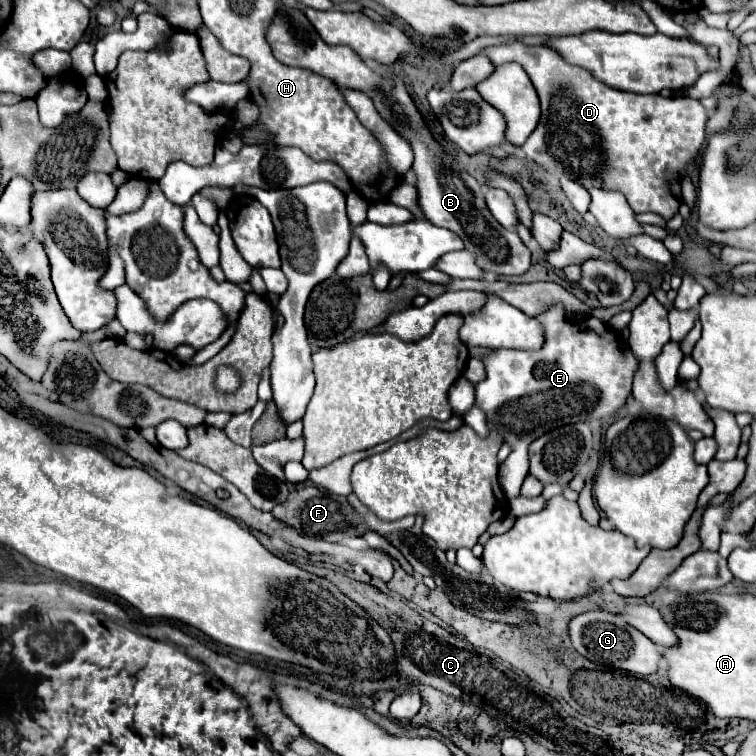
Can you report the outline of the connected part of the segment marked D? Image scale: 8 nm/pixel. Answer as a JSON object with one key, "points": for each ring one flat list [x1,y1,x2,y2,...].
{"points":[[514,38,510,42,490,46,482,52,484,56,490,58,494,66,506,62,520,64,528,72,528,78,538,92,540,110,542,110,540,122,526,140,526,144,522,146,522,152,530,160,534,160,542,168,550,168,572,176,572,180,584,186,586,190,600,188,600,190,622,192,636,214,656,212,666,220,678,214,682,202,680,194,682,172,690,172,694,168,694,162,706,140,704,128,708,112,698,100,692,100,688,96,662,98,660,94,638,94,638,92,624,92,612,88,600,82,598,78,594,78,592,72,588,72,586,68,568,64,556,50,552,50,546,44,528,46,522,44,518,38]]}

